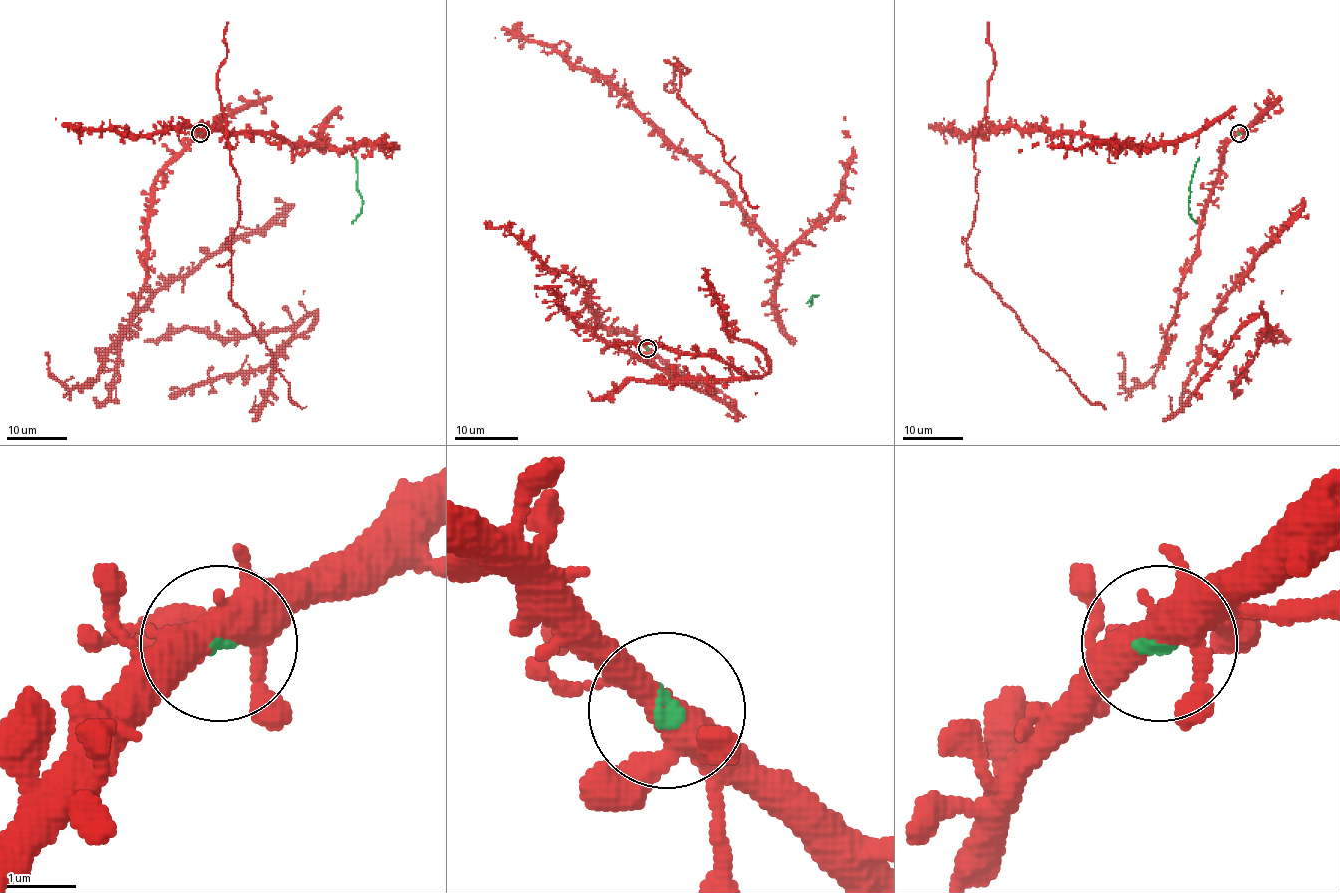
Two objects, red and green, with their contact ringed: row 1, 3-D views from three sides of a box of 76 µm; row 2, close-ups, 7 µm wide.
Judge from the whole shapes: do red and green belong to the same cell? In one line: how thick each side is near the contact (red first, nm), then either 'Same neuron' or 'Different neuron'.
Thickness 420 nm (red) against 120 nm. Same neuron

